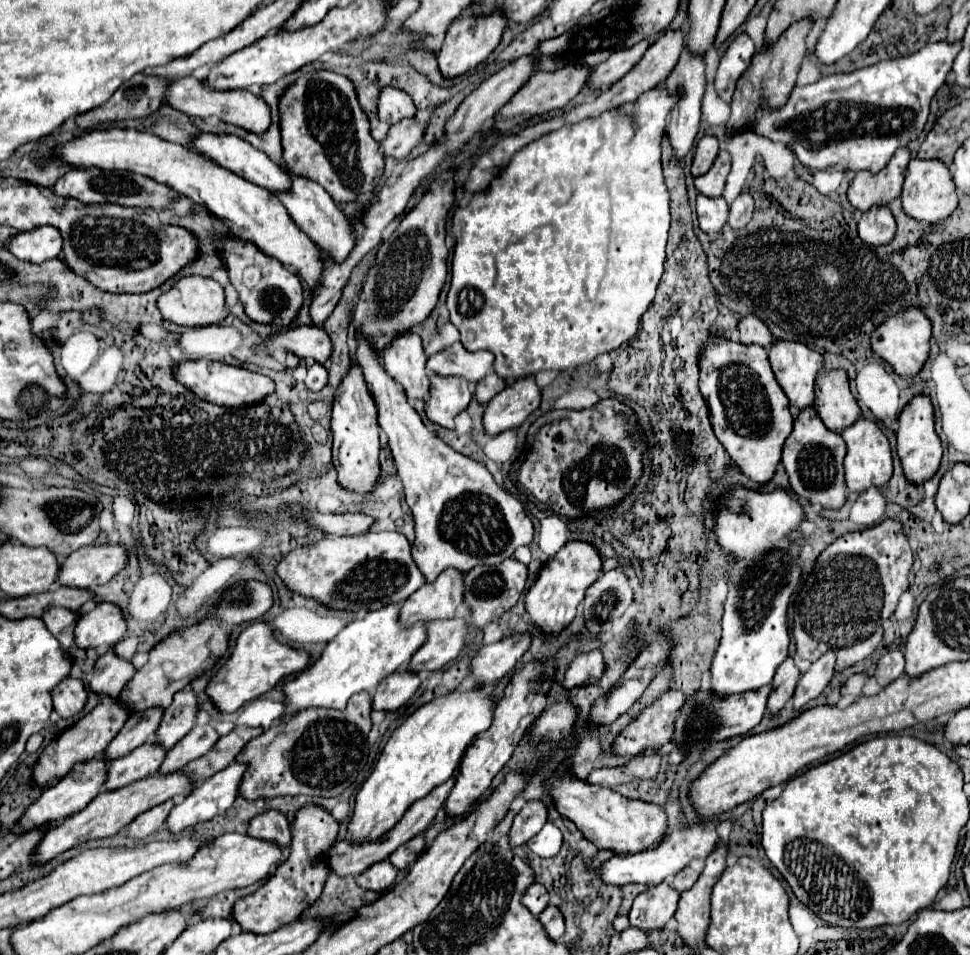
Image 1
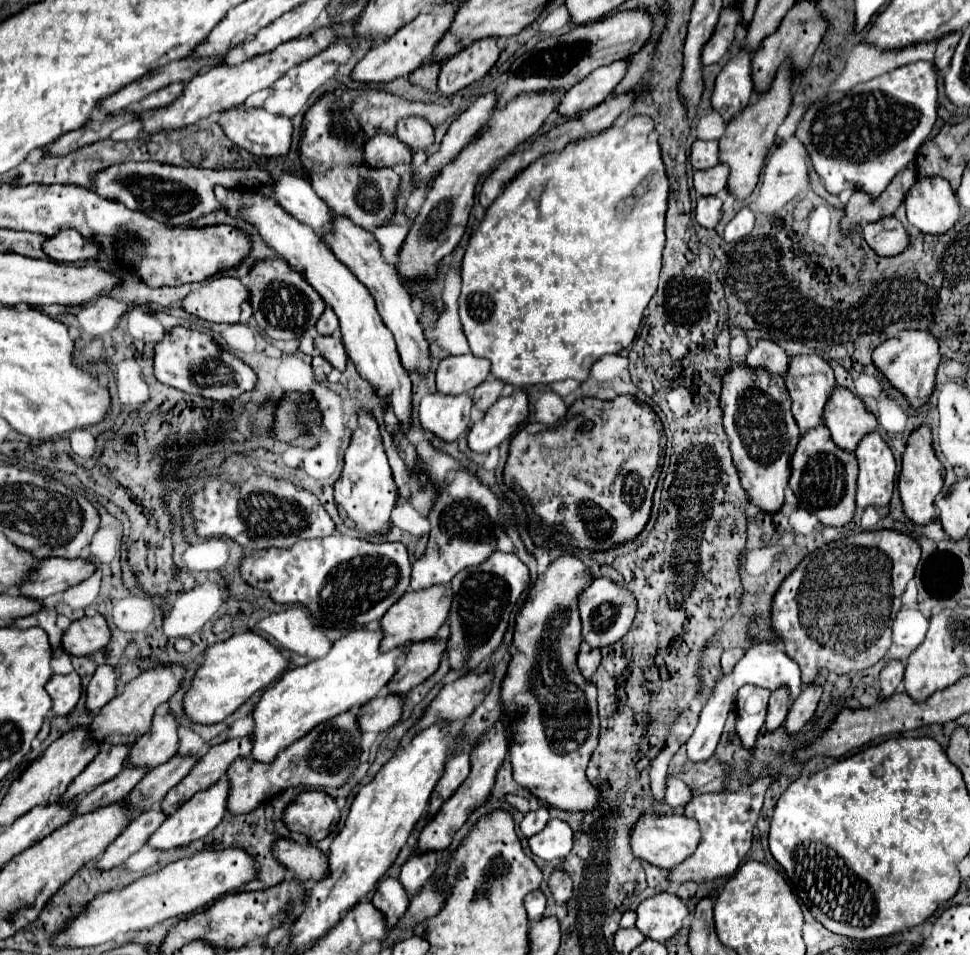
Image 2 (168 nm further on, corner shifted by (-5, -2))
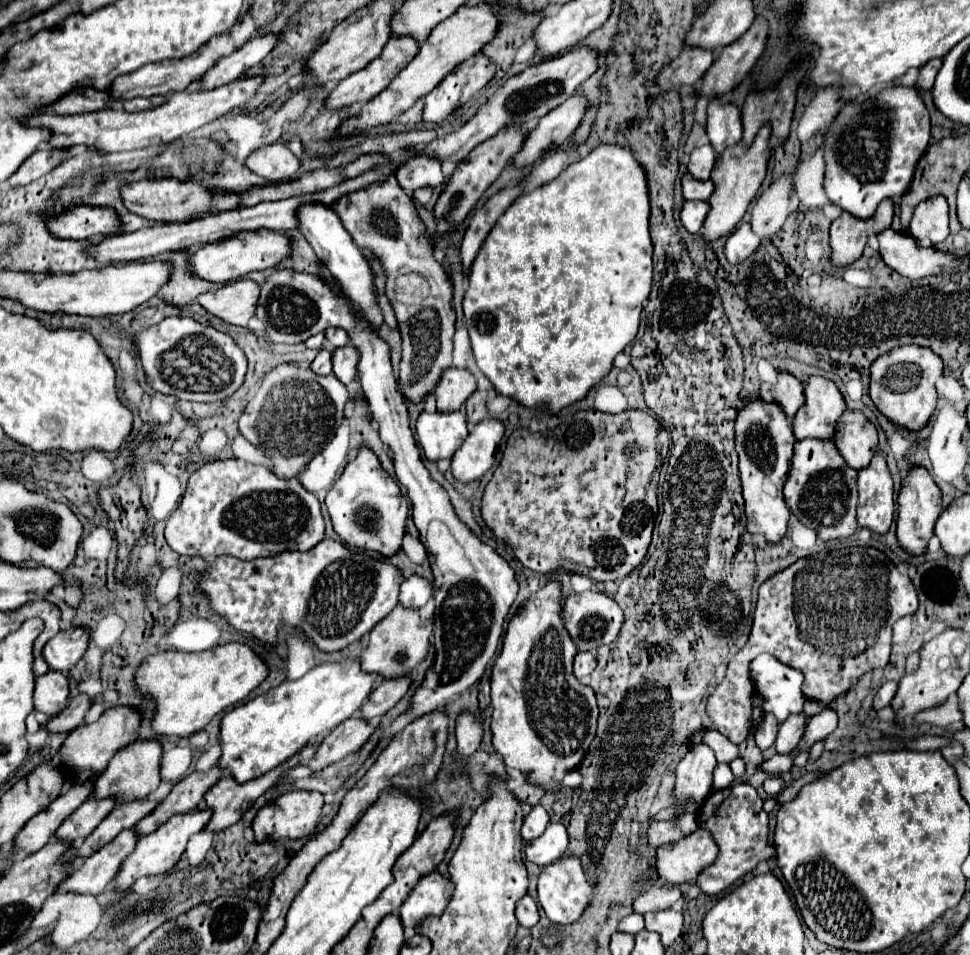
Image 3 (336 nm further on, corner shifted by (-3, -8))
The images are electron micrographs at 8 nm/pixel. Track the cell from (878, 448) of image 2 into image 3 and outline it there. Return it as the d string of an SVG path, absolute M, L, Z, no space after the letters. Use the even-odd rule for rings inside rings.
M875 456L867 468L859 472L859 506L857 522L875 534L887 534L893 514L893 480L883 456Z

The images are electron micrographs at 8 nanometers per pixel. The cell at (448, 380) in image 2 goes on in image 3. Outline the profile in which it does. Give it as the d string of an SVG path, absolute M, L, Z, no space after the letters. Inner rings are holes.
M449 368L447 372L443 372L433 392L437 398L437 412L461 410L461 406L473 394L475 388L477 388L477 380L469 370Z

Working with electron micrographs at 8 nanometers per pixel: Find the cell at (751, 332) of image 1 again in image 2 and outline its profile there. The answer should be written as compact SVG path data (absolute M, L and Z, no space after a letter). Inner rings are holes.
M759 338L747 354L747 364L753 368L763 366L765 370L775 372L775 374L785 374L789 356L785 354L785 350L779 344L771 342L767 338Z

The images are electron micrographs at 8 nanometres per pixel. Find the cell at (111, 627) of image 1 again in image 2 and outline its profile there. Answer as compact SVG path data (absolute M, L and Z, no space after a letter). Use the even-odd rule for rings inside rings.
M101 614L83 616L63 634L63 648L73 656L89 656L111 642L111 630Z

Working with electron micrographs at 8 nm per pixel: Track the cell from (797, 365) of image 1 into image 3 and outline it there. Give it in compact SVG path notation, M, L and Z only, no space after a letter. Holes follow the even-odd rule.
M811 376L805 386L805 406L793 418L793 434L803 438L829 440L833 438L833 428L845 412L845 400L837 386L821 376Z

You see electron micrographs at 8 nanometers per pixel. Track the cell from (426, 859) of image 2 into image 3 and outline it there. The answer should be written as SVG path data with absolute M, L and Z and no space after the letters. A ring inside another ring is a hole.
M431 872L413 888L409 898L399 908L403 928L417 928L429 916L441 916L453 896L453 882L439 872Z

